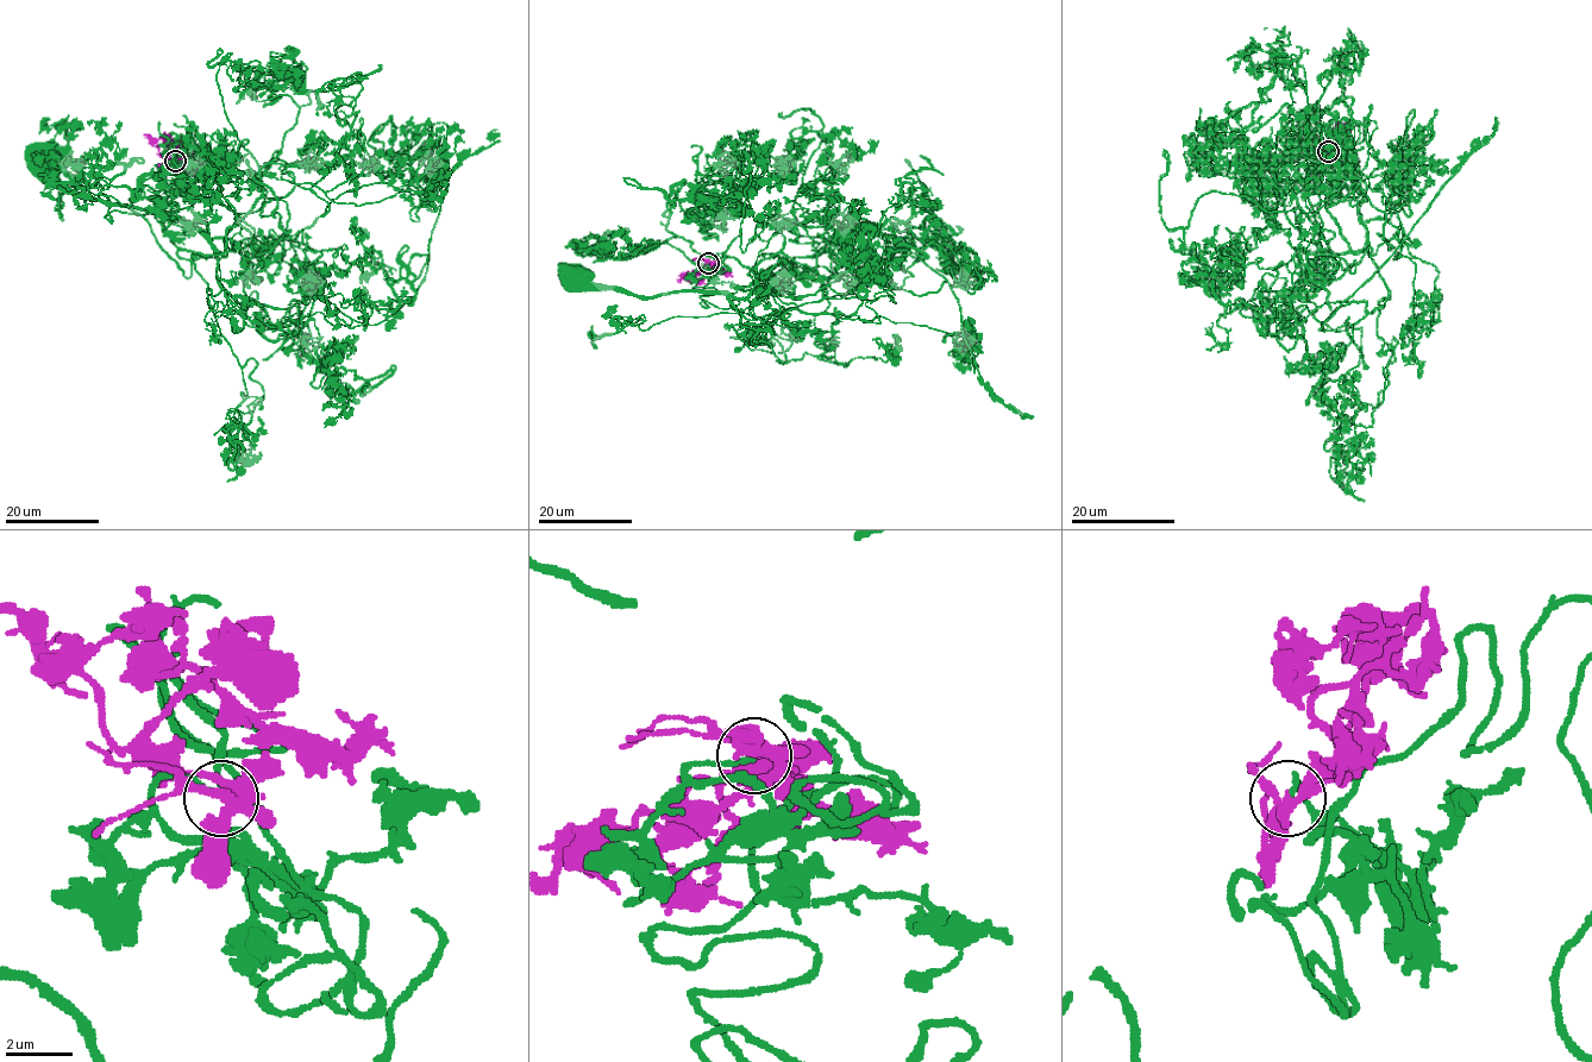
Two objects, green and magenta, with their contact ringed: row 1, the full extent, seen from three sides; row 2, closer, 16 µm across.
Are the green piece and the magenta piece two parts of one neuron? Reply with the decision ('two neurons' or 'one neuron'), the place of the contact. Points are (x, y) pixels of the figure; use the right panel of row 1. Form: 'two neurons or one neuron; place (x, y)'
one neuron; place (1328, 151)

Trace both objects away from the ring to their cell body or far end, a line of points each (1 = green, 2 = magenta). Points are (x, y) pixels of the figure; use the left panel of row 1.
1: (175, 161), (173, 133), (198, 196), (233, 213), (231, 249), (206, 224), (76, 196), (43, 159)
2: (175, 161), (165, 152), (173, 145), (193, 154), (192, 148)

